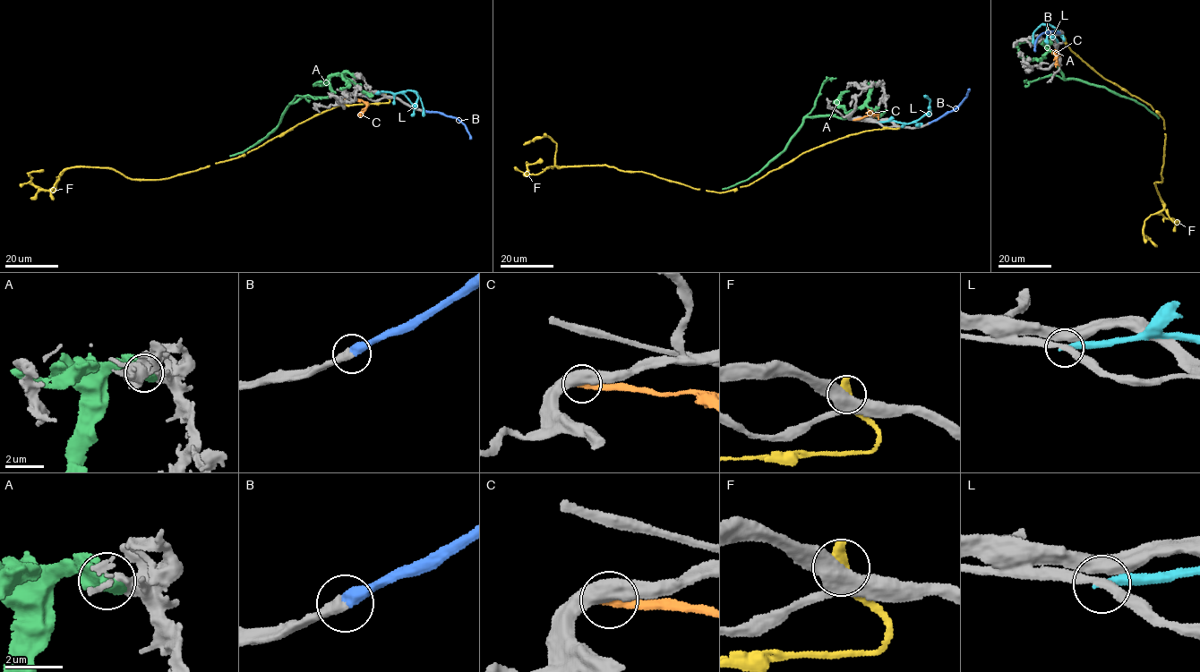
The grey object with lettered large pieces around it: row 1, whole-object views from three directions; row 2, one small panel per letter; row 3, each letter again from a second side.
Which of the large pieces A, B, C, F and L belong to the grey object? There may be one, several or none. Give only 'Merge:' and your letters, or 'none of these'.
Merge: B

